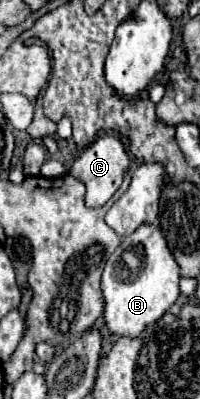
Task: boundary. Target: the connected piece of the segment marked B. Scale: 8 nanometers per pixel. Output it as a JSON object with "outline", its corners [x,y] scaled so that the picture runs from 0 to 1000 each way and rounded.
{"outline":[[[700,564],[660,589],[620,594],[590,624],[540,644],[510,684],[520,799],[550,835],[680,845],[750,810],[790,805],[900,739],[900,674],[830,614],[800,564]]]}

